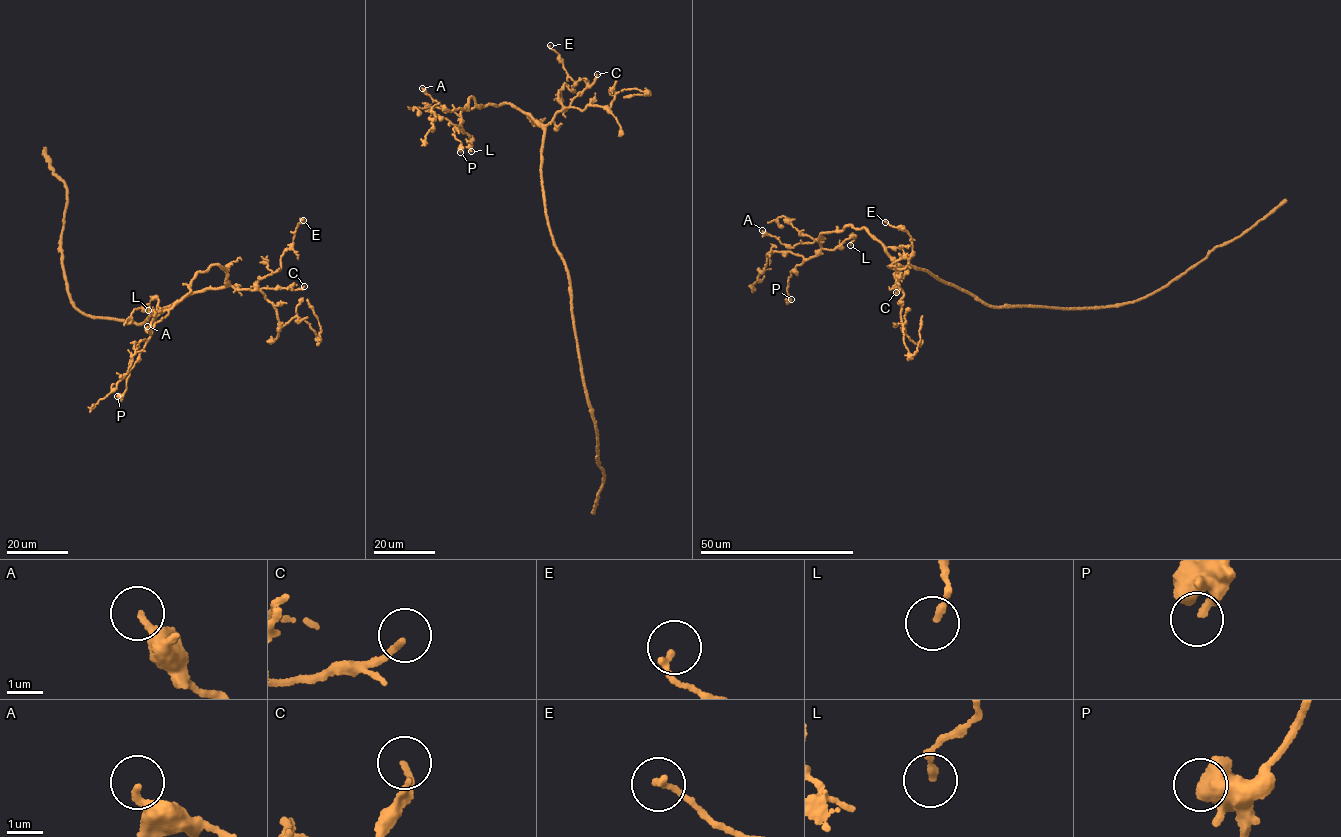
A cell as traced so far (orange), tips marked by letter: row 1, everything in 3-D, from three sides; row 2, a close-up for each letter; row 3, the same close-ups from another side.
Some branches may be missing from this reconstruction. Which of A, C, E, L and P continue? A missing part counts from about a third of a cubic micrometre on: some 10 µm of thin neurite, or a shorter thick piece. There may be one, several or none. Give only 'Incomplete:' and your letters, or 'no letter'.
Incomplete: no letter

